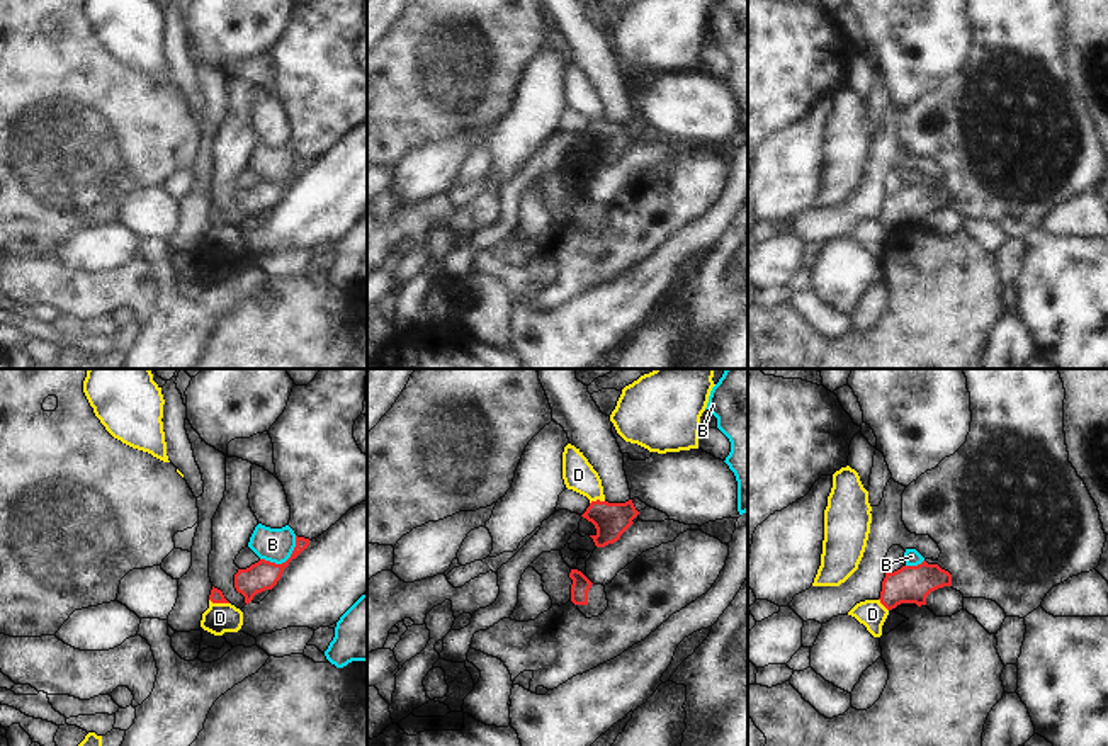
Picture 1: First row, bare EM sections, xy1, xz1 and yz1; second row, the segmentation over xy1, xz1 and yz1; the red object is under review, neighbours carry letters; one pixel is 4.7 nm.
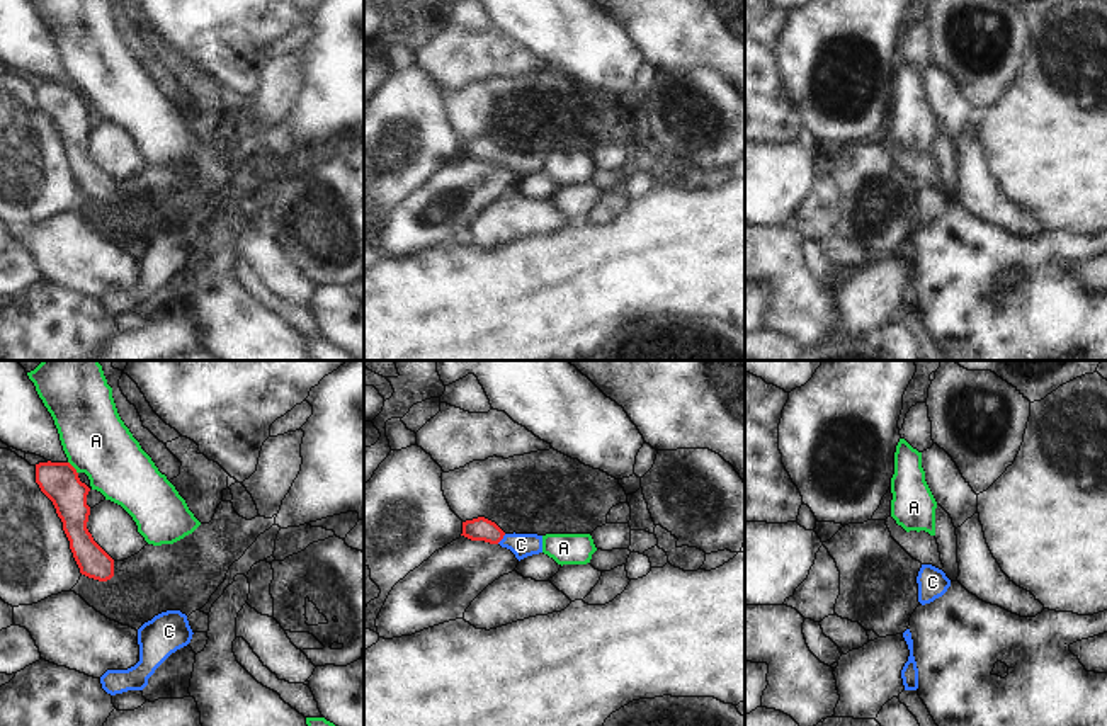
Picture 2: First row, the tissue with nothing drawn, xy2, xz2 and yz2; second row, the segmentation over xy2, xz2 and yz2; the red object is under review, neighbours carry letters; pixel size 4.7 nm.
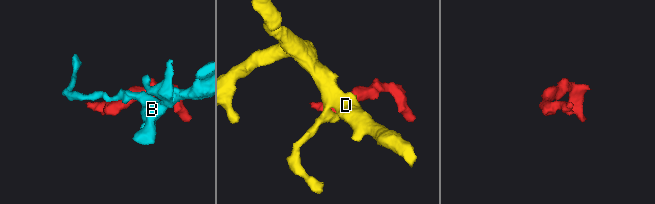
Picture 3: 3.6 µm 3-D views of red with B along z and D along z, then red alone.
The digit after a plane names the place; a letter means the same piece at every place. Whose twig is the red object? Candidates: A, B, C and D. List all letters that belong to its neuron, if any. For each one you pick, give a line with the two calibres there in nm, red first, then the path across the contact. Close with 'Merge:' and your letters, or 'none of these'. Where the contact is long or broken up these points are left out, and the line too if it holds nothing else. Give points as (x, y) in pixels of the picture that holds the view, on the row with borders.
C: calibres 110 and 110 nm; way xz2 (478, 529), (485, 529), (500, 539), (521, 544)
Merge: C

